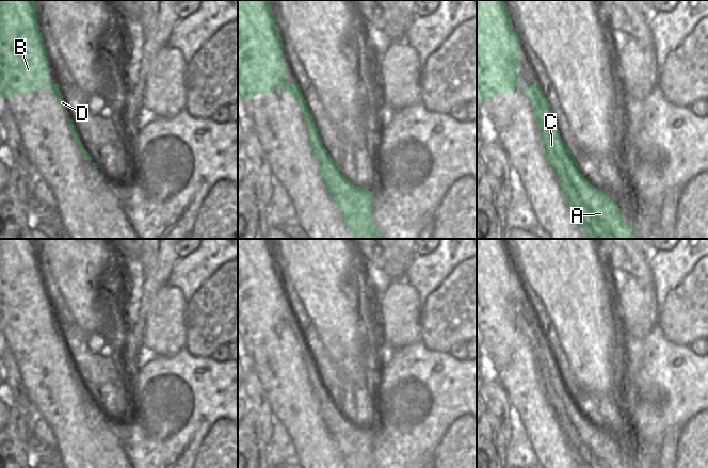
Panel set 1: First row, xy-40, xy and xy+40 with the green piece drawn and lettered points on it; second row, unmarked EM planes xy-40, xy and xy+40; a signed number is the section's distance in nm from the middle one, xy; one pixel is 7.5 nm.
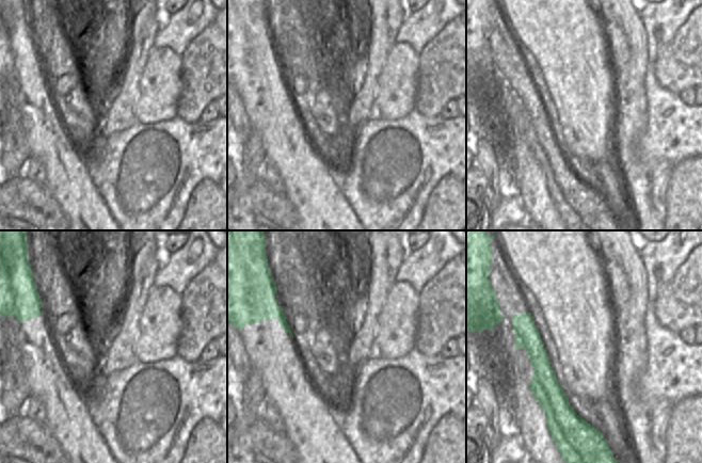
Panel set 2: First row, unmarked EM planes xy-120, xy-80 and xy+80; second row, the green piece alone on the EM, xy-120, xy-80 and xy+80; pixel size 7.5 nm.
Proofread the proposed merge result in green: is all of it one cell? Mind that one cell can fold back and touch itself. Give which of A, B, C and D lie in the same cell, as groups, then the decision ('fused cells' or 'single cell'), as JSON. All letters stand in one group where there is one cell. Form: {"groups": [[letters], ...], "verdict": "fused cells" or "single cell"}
{"groups": [["A", "B", "C", "D"]], "verdict": "single cell"}

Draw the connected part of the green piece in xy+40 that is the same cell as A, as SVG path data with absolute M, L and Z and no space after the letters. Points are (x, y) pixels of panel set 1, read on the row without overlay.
M535 321L533 323L525 323L524 326L524 333L532 343L534 356L541 369L545 397L549 404L553 407L562 426L562 431L568 443L581 461L583 468L633 468L632 463L629 463L624 458L615 440L605 432L594 426L581 413L579 403L574 398L568 385L563 381L559 373L553 353L540 322Z

